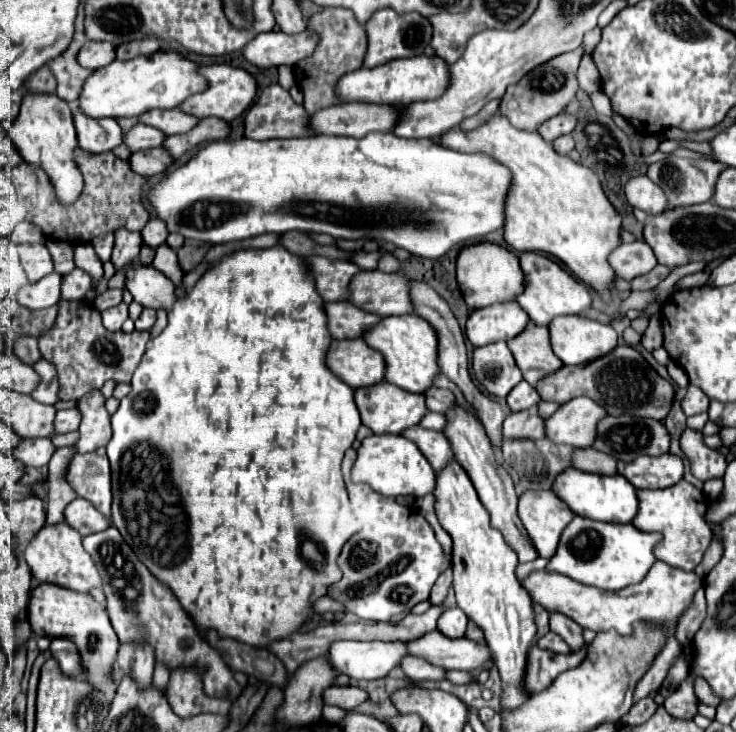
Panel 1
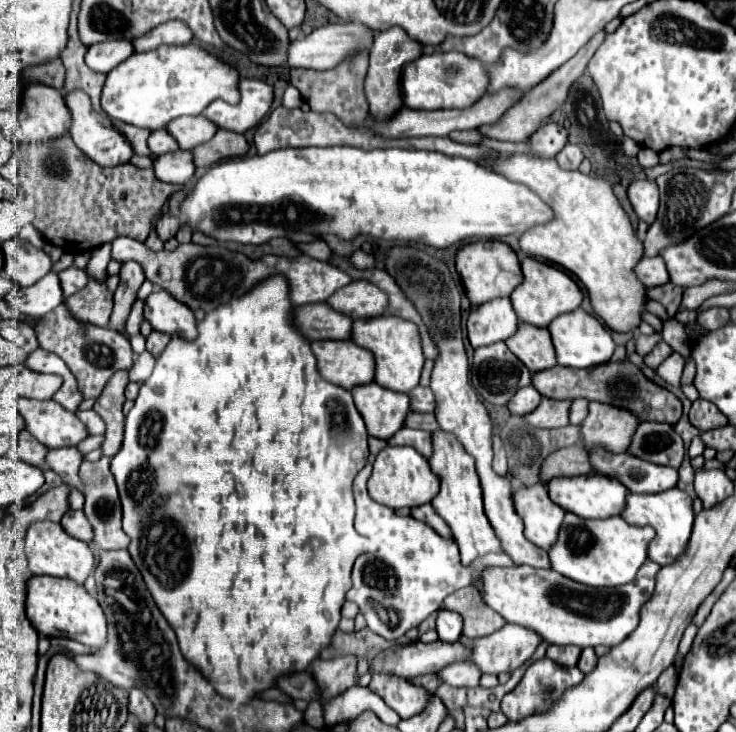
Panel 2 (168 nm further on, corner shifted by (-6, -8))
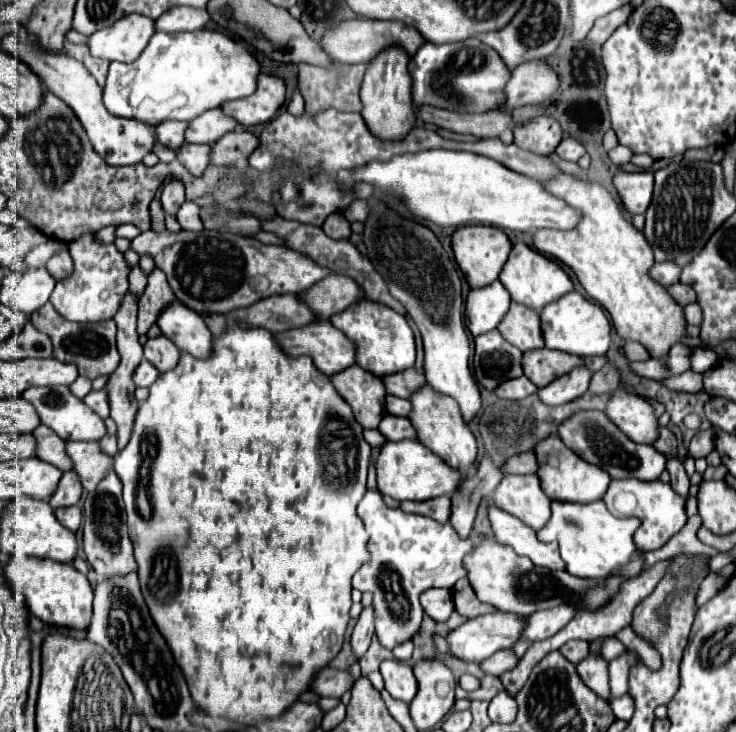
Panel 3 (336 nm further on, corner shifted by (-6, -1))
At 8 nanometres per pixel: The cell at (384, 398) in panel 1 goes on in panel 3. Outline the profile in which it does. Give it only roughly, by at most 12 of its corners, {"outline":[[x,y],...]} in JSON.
{"outline":[[357,364],[329,376],[363,428],[385,414],[385,386]]}

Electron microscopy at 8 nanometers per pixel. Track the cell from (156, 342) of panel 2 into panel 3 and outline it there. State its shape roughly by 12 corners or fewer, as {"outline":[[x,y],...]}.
{"outline":[[159,336],[145,344],[145,358],[157,370],[177,366],[179,350]]}

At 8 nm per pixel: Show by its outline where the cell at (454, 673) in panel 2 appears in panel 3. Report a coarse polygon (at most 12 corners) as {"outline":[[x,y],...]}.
{"outline":[[499,650],[481,662],[487,674],[499,676],[519,662],[513,650]]}

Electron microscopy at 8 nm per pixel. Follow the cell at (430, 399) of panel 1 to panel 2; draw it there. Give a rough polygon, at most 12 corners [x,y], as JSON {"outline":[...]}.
{"outline":[[415,387],[411,407],[417,413],[435,411],[435,395],[429,387]]}

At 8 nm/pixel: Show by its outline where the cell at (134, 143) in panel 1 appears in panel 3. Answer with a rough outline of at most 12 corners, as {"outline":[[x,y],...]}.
{"outline":[[167,120],[157,126],[163,146],[177,150],[185,142],[187,122]]}

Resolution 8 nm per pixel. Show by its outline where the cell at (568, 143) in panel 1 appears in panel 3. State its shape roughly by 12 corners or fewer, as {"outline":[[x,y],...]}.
{"outline":[[565,138],[555,154],[577,162],[585,154],[583,144]]}

